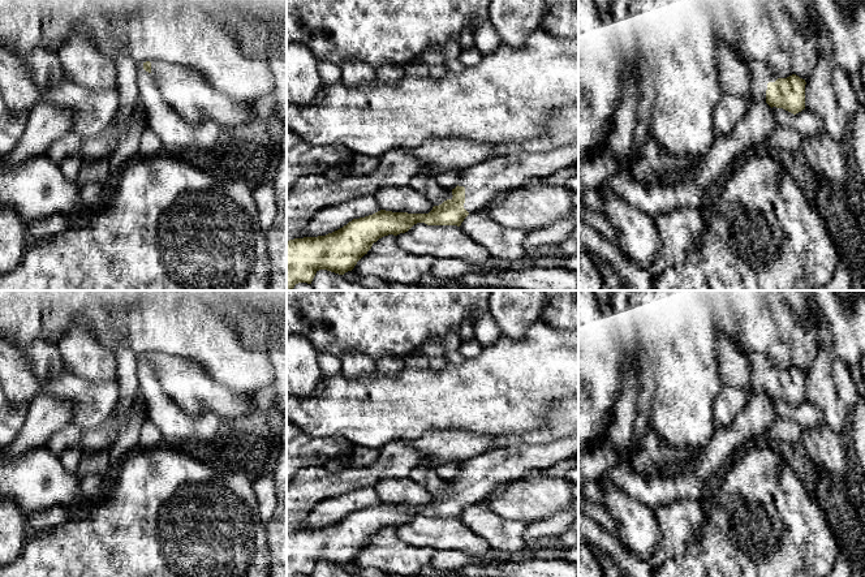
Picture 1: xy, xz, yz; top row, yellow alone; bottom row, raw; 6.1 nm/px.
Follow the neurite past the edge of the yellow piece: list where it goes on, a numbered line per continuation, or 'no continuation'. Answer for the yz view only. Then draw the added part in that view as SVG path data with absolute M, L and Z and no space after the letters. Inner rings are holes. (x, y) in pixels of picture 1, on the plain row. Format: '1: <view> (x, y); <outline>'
1: yz (761, 366); M749 353L746 356L750 365L749 389L766 392L767 375L775 374L778 369L762 353Z

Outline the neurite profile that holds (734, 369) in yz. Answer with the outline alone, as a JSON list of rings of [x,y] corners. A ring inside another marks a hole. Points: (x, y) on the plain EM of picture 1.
[[[716,332],[718,374],[723,386],[748,387],[750,382],[750,365],[748,356],[728,335]]]

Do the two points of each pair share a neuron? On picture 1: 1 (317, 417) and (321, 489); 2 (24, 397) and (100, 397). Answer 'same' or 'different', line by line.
1: different
2: same

